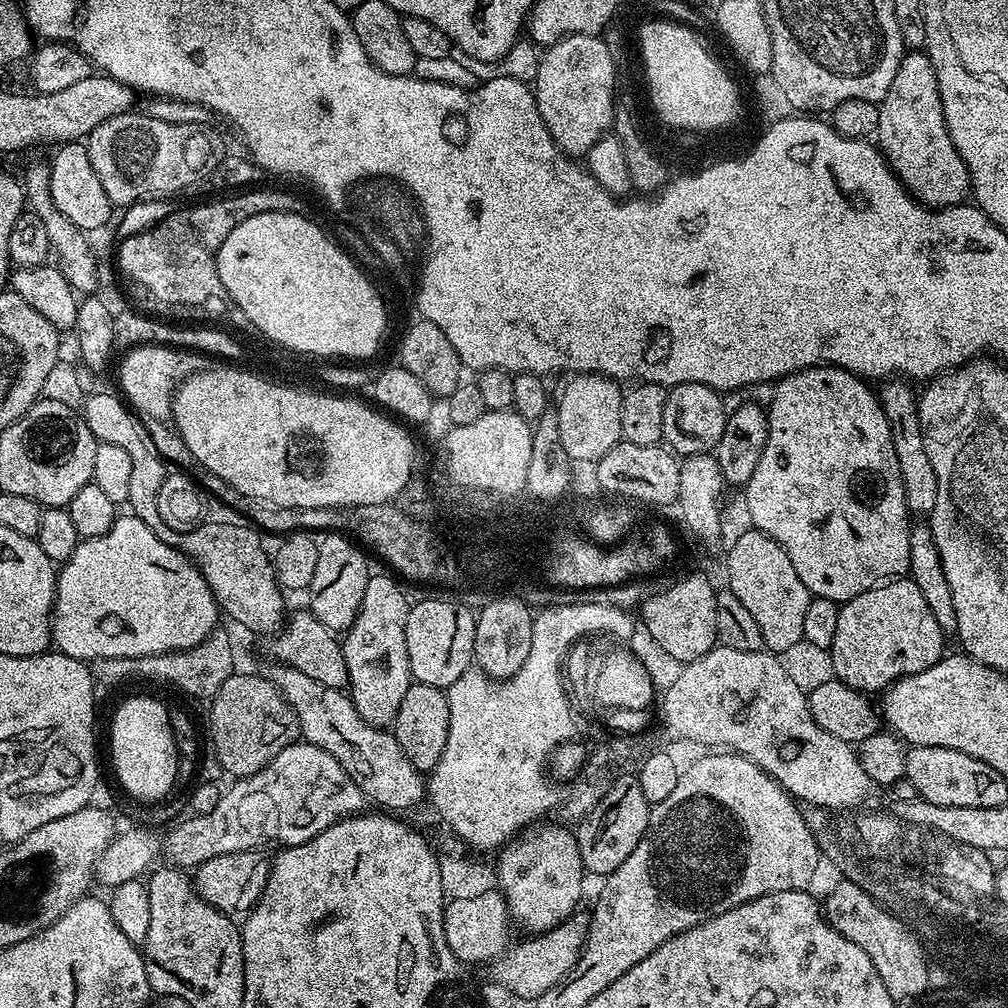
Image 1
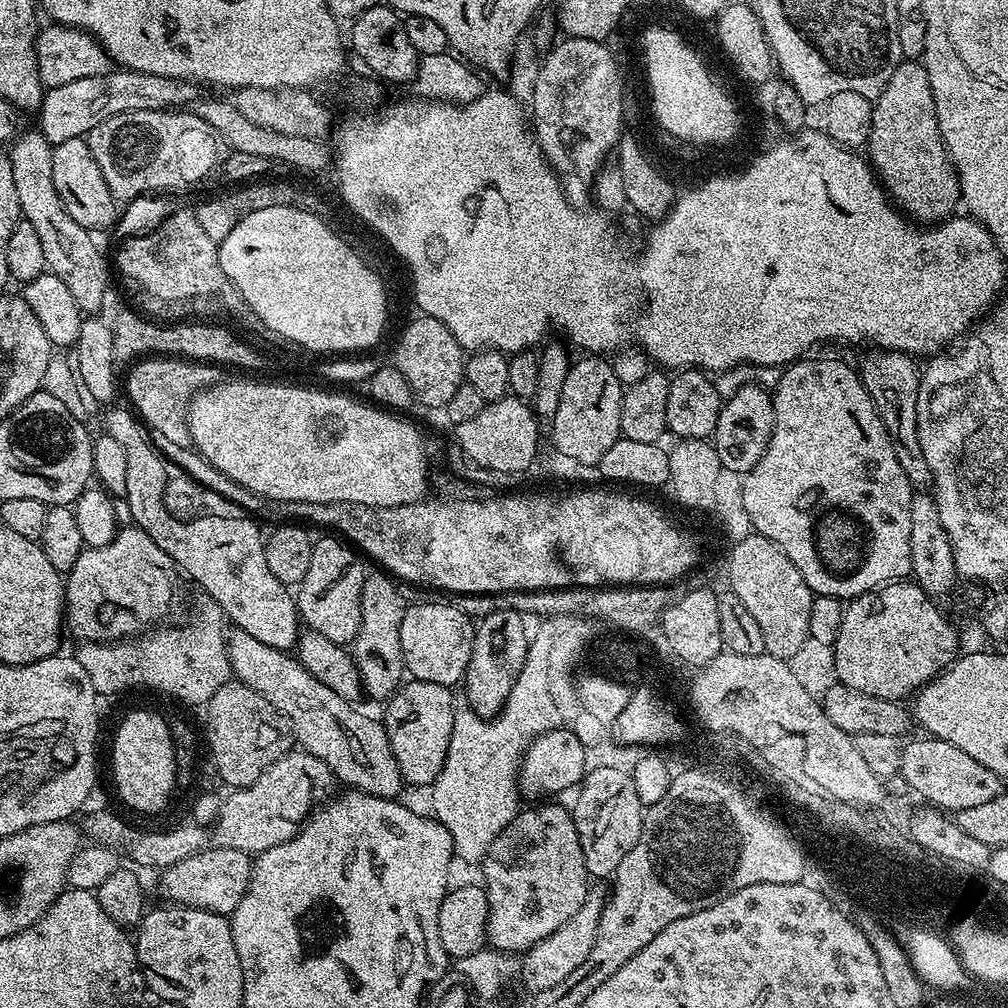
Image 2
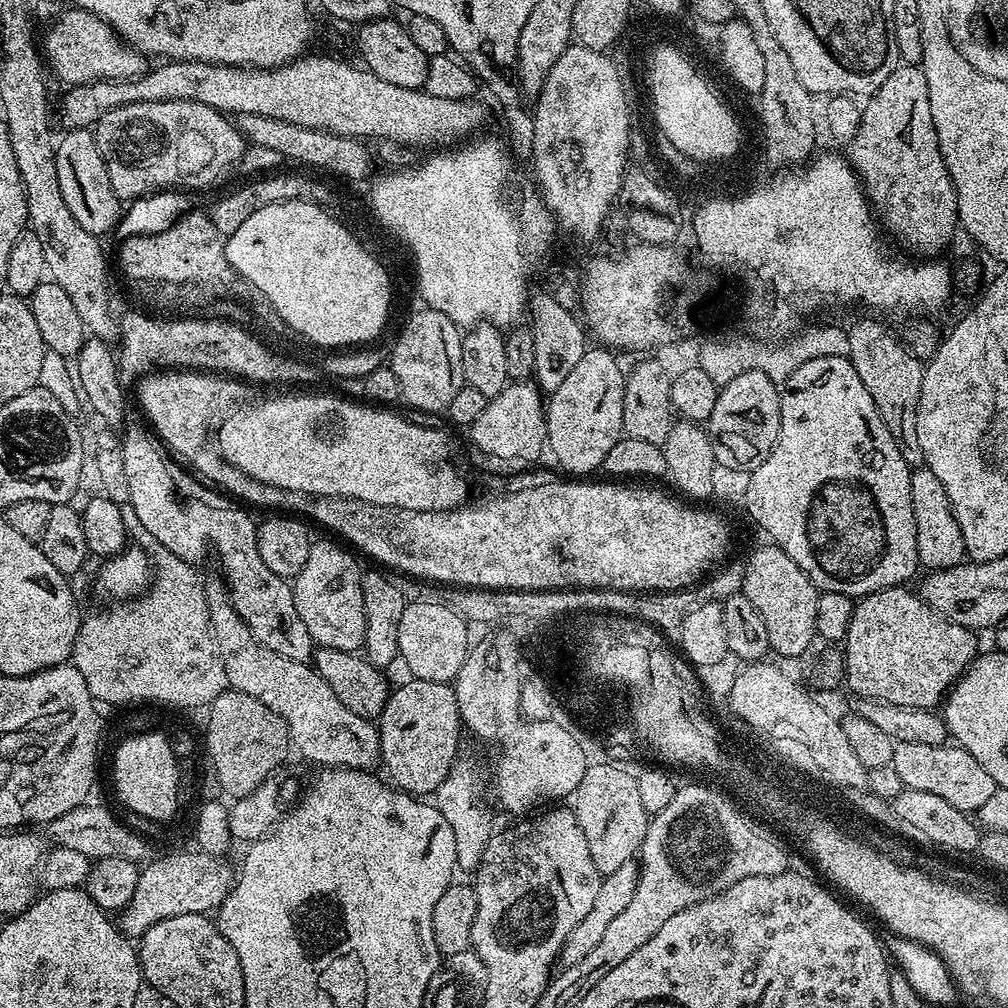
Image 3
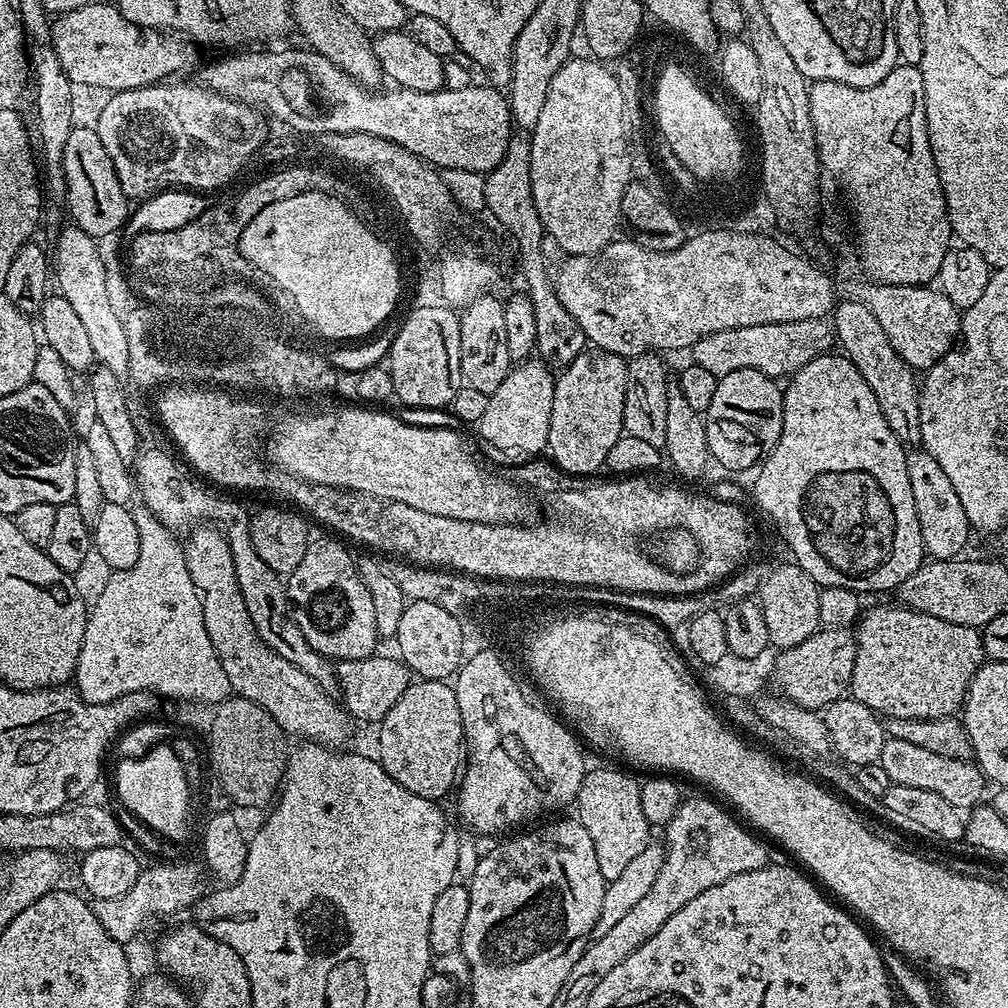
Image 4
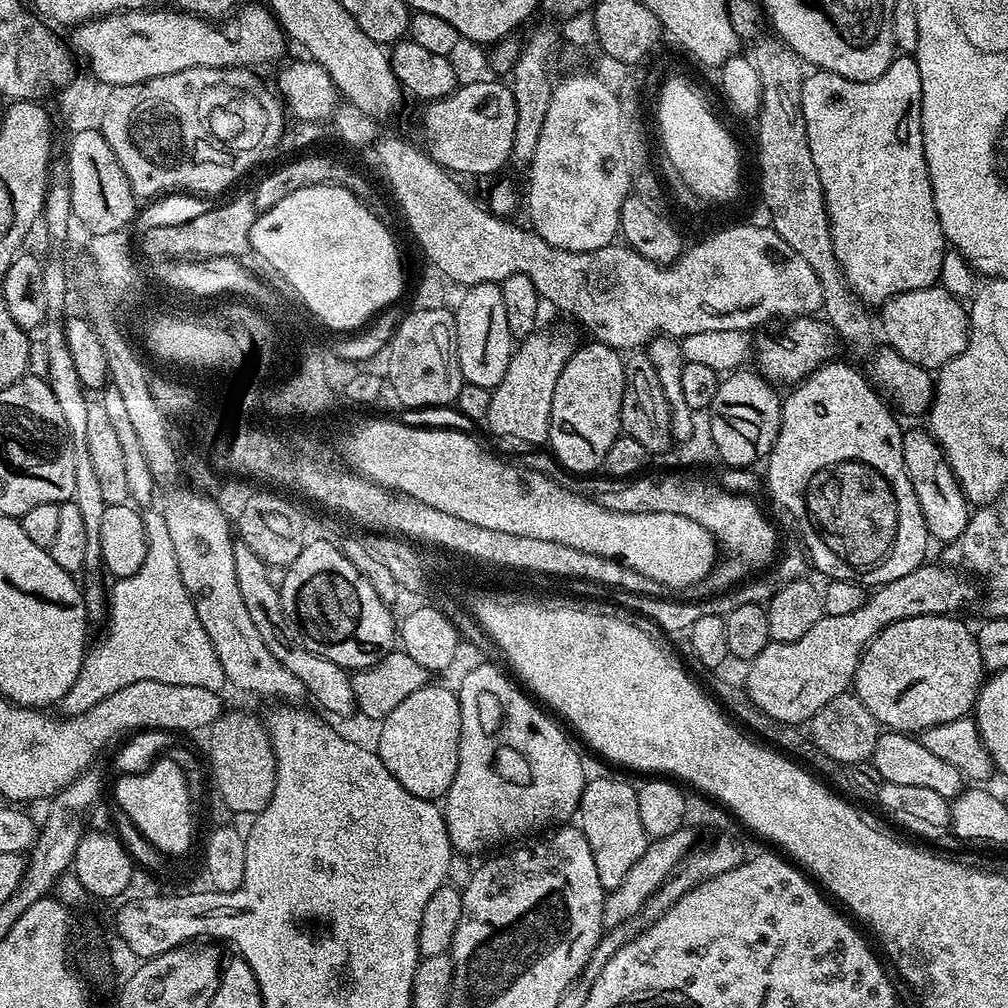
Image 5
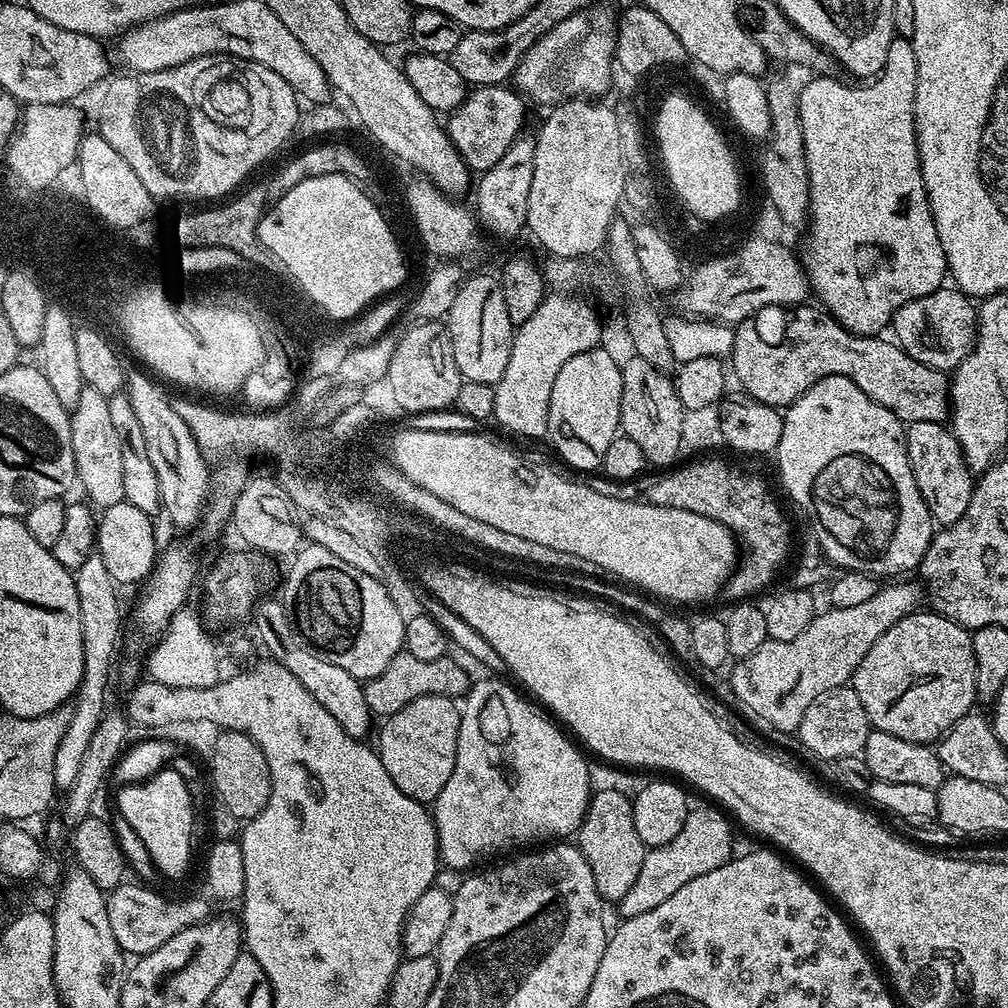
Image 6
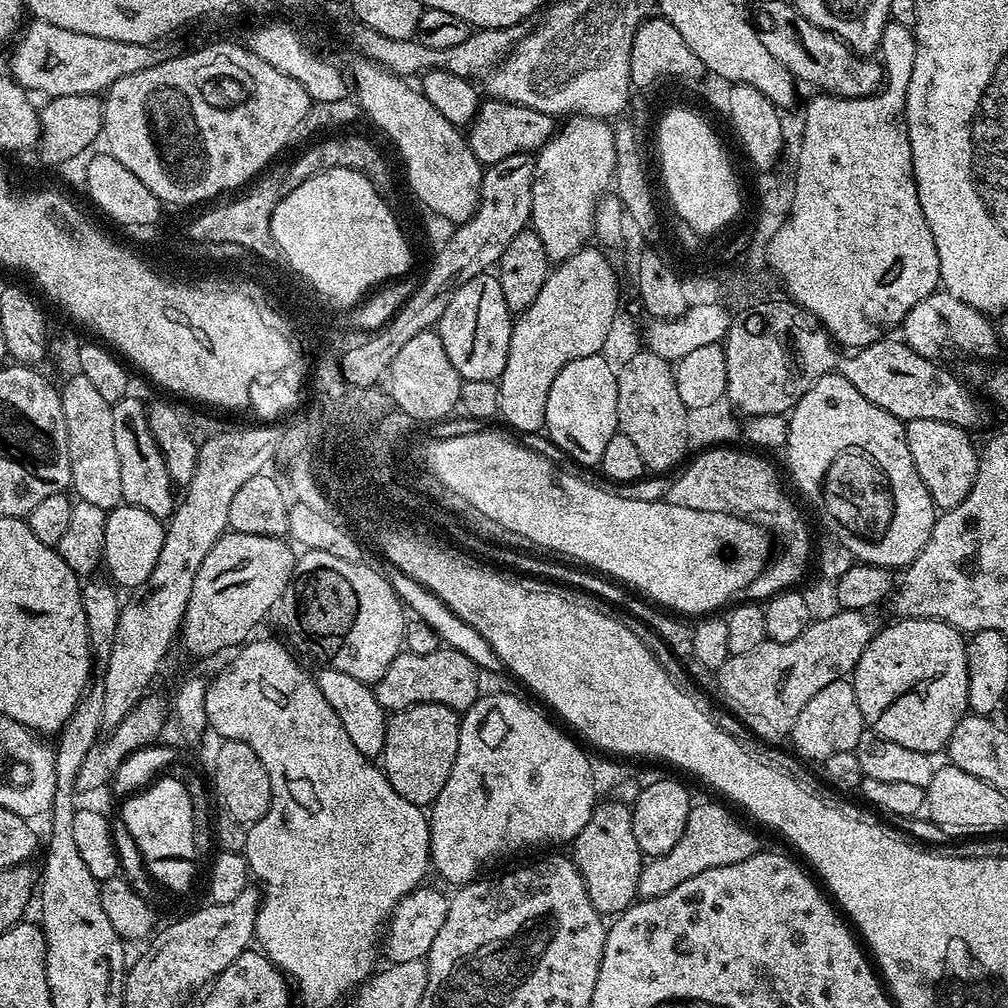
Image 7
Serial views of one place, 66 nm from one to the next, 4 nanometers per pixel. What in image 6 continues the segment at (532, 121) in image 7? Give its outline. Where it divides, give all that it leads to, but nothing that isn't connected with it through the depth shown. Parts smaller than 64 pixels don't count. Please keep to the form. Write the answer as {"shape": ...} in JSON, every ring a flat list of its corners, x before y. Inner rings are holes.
{"shape":[[481,84,473,87,467,98,447,117,448,137,473,173,479,174,494,166,494,162,498,162,498,158,502,158,525,131,524,104,525,97,515,87]]}

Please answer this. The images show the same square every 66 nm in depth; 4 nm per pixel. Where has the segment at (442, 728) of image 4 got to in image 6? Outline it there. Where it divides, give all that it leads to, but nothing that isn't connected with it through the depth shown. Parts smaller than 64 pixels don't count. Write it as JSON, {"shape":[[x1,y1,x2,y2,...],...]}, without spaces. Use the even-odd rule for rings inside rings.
{"shape":[[419,696,398,714,387,717,380,728,378,751,386,774,394,778,394,786,425,806,431,805,442,794,442,786,454,774,458,750,460,708,450,696]]}

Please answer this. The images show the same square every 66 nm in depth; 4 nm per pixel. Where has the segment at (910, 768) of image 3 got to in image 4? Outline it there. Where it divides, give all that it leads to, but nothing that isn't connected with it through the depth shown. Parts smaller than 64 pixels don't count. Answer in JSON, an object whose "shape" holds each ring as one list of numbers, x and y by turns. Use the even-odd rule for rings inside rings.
{"shape":[[902,738,885,739,880,755,882,770,886,770,889,782,898,786,914,786,918,790,934,790,934,794,942,794,950,806,961,810,971,810,981,803,984,796,986,777,979,764,971,759,959,760,946,758,943,754,933,754,910,742,902,742]]}

